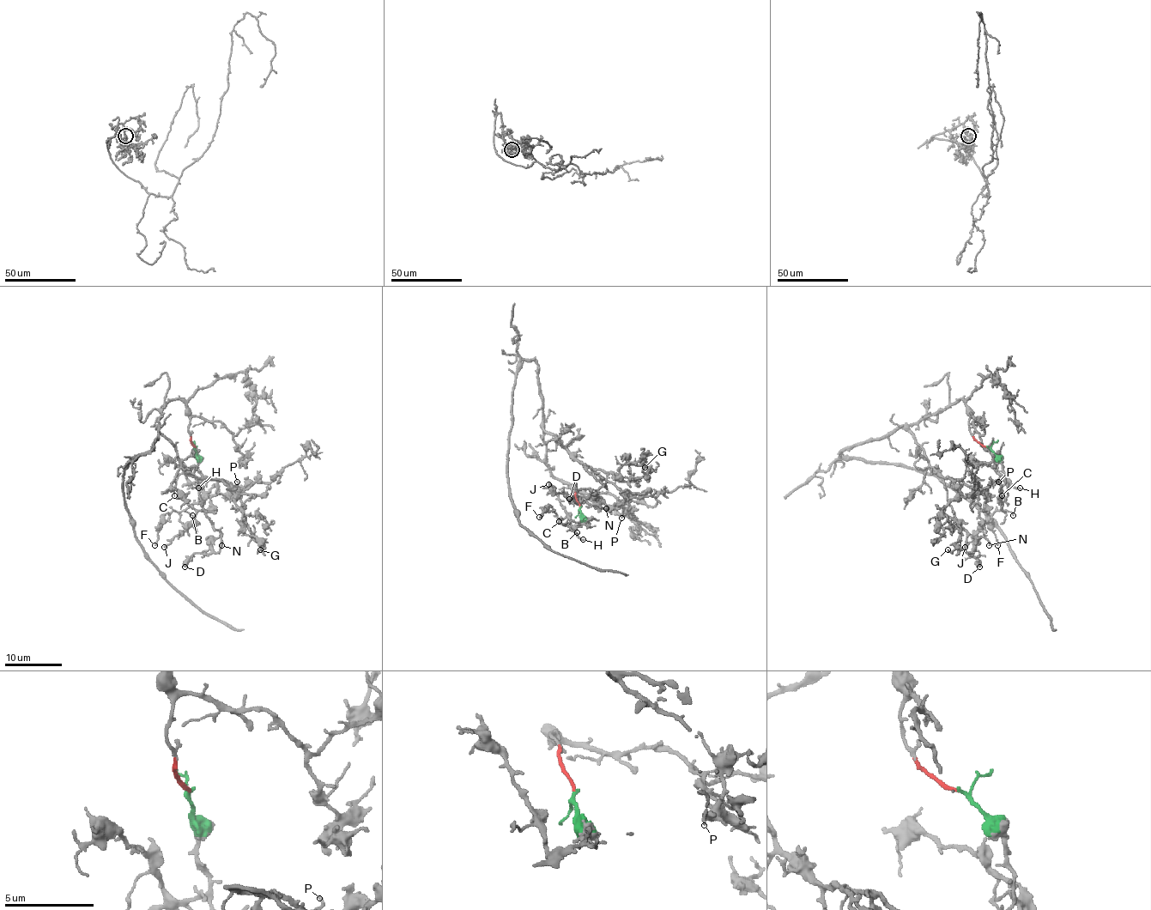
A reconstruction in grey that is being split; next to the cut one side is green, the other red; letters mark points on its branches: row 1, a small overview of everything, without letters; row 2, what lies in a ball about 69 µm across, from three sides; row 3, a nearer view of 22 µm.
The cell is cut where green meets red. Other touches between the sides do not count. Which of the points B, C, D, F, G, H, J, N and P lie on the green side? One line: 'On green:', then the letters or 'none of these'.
On green: B, C, F, H

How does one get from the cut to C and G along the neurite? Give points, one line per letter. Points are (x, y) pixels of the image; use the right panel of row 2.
C: (987, 446), (1001, 463), (1005, 482), (1007, 478), (998, 474), (1001, 495)
G: (987, 446), (970, 431), (963, 399), (910, 428), (960, 493), (944, 510), (960, 531), (947, 549)

